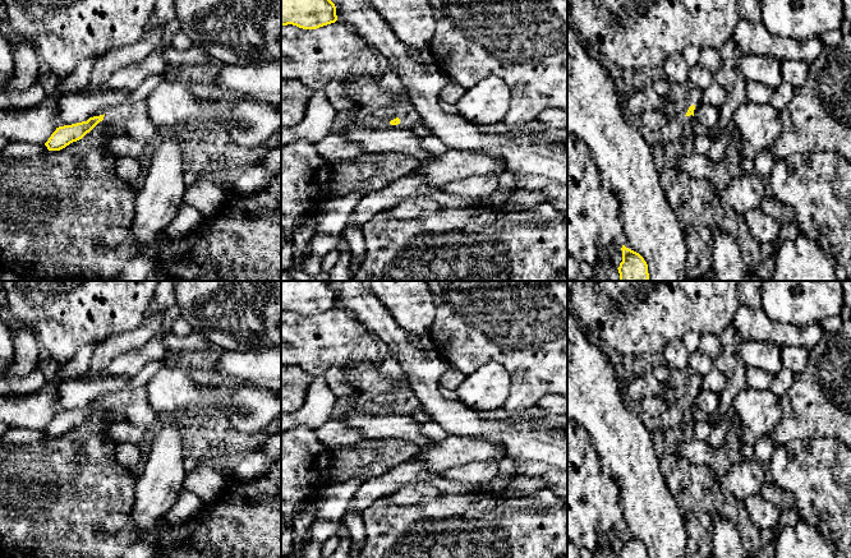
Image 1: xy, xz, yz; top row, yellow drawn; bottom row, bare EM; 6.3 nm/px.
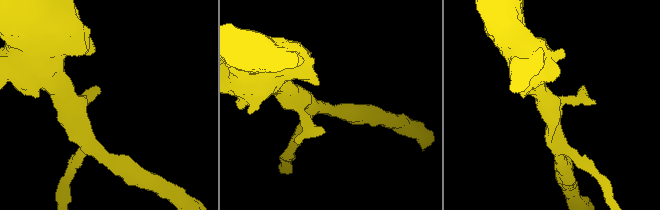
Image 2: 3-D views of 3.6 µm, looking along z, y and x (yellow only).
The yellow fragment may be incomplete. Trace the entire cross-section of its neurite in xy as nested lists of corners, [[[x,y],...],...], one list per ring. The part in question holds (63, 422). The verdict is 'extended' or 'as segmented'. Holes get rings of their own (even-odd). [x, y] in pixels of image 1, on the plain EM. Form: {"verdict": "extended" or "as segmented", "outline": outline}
{"verdict": "extended", "outline": [[[142,386],[135,389],[125,388],[109,396],[104,401],[89,403],[87,407],[59,412],[45,432],[49,437],[60,437],[70,429],[82,425],[102,406],[106,410],[123,414],[125,420],[141,430],[152,428],[158,416],[158,412],[148,402],[146,387]]]}

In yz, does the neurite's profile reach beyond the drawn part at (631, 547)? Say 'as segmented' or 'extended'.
as segmented

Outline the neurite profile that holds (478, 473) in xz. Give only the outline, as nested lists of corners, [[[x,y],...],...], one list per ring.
[[[484,460],[445,470],[440,476],[479,485],[492,481],[497,476],[500,466],[501,460]]]

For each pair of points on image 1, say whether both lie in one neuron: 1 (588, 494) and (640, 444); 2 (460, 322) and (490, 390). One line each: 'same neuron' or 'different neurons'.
1: different neurons
2: different neurons

